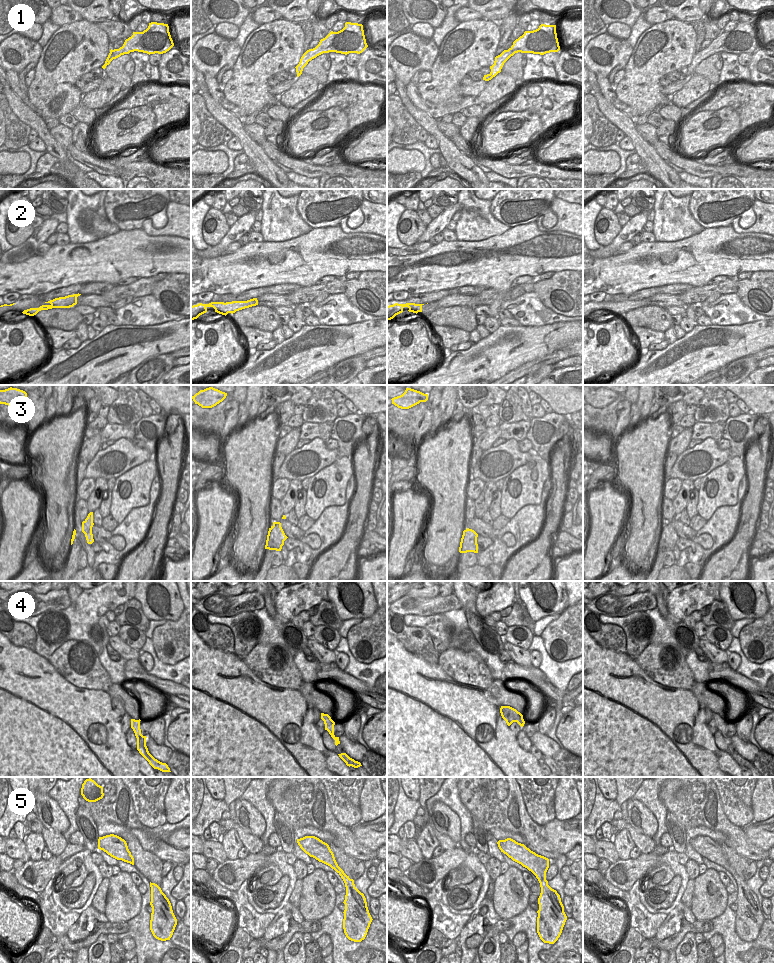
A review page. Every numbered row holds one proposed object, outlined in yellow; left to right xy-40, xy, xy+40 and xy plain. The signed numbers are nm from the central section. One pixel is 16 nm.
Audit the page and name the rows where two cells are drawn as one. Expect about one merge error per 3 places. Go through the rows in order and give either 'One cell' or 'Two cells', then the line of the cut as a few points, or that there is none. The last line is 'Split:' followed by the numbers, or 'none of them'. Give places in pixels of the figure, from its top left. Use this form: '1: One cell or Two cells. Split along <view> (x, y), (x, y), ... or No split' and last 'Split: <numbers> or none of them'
1: One cell. No split
2: One cell. No split
3: One cell. No split
4: Two cells. Split along xy+40 (521, 714), (514, 721)
5: One cell. No split
Split: 4.

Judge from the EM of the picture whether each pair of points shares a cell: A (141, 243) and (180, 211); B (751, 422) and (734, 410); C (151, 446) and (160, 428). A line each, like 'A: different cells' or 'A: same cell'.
A: different cells
B: different cells
C: same cell

